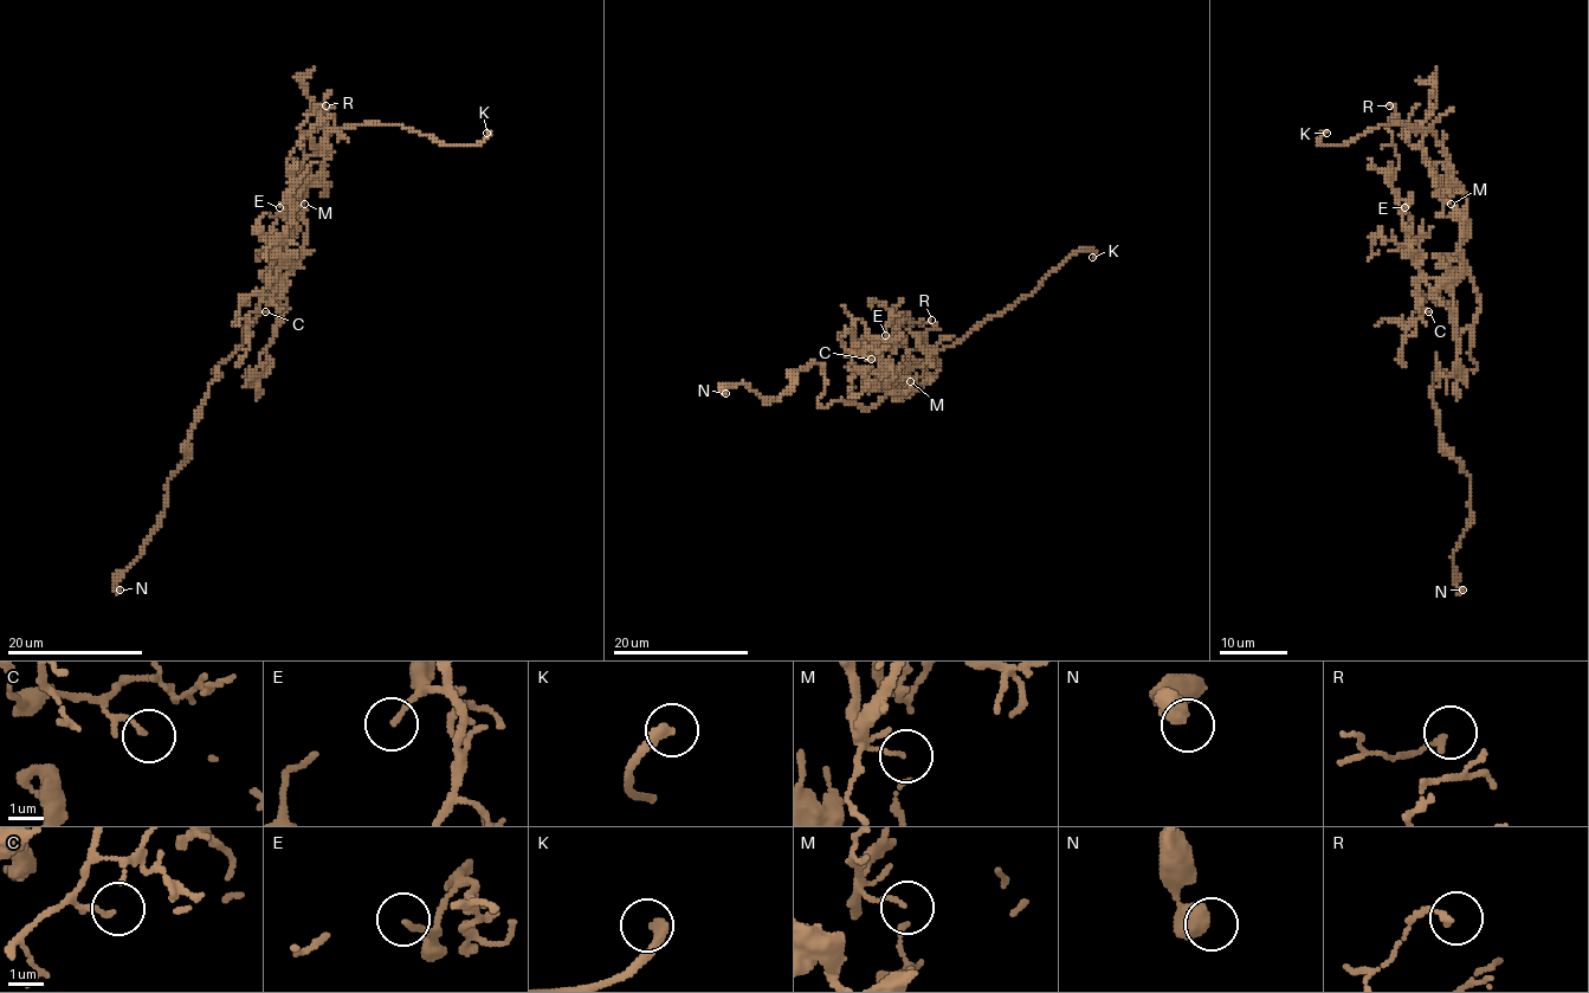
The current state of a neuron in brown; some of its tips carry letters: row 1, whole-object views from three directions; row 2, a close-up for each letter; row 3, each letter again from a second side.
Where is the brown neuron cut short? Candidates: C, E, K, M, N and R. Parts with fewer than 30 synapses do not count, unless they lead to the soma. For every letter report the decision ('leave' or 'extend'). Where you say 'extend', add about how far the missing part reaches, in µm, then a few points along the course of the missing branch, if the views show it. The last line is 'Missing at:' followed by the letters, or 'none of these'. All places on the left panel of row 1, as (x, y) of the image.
C: leave
E: leave
K: extend; missing 9 µm; course (486, 133), (489, 149), (498, 161), (510, 154)
M: leave
N: leave
R: leave
Missing at: K

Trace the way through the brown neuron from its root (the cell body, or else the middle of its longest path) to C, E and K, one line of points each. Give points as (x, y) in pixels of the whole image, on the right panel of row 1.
C: (1474, 288), (1458, 250), (1466, 234), (1466, 219), (1461, 226), (1462, 273), (1419, 282), (1419, 304), (1428, 311)
E: (1474, 288), (1458, 250), (1466, 219), (1462, 273), (1435, 278), (1413, 258), (1397, 202), (1405, 200), (1405, 207)
K: (1474, 288), (1458, 250), (1466, 192), (1435, 136), (1384, 124), (1343, 144), (1319, 144), (1326, 133)

